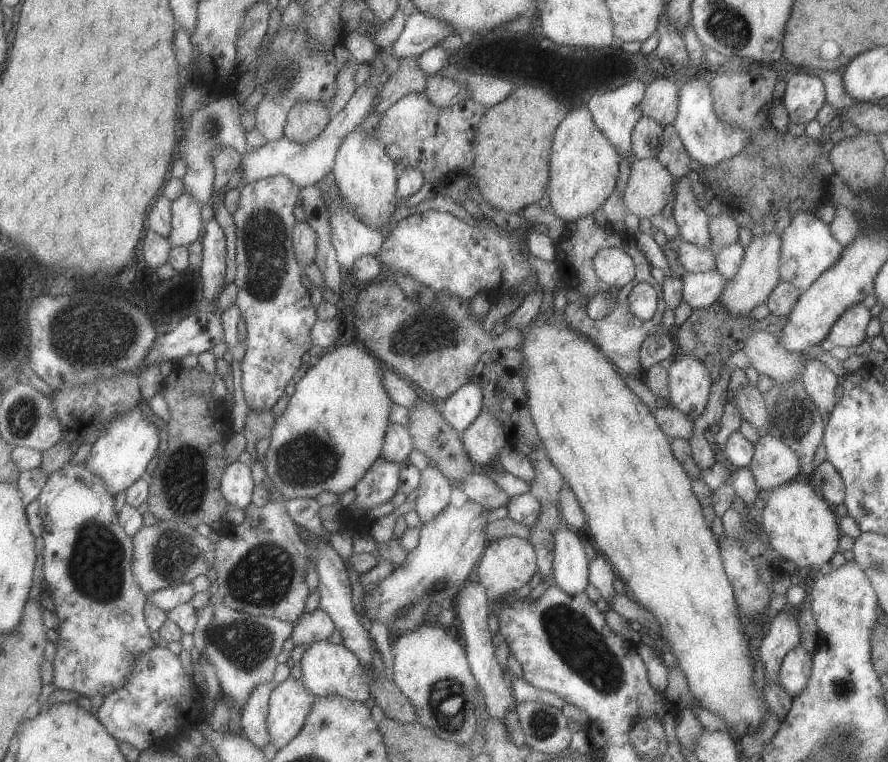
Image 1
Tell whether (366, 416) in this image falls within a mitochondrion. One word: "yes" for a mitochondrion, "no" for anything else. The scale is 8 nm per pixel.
no

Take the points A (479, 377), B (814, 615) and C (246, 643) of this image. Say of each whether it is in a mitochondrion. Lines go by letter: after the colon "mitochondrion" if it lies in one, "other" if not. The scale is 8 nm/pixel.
A: other
B: other
C: mitochondrion

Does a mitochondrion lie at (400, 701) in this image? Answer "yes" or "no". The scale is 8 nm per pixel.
no

